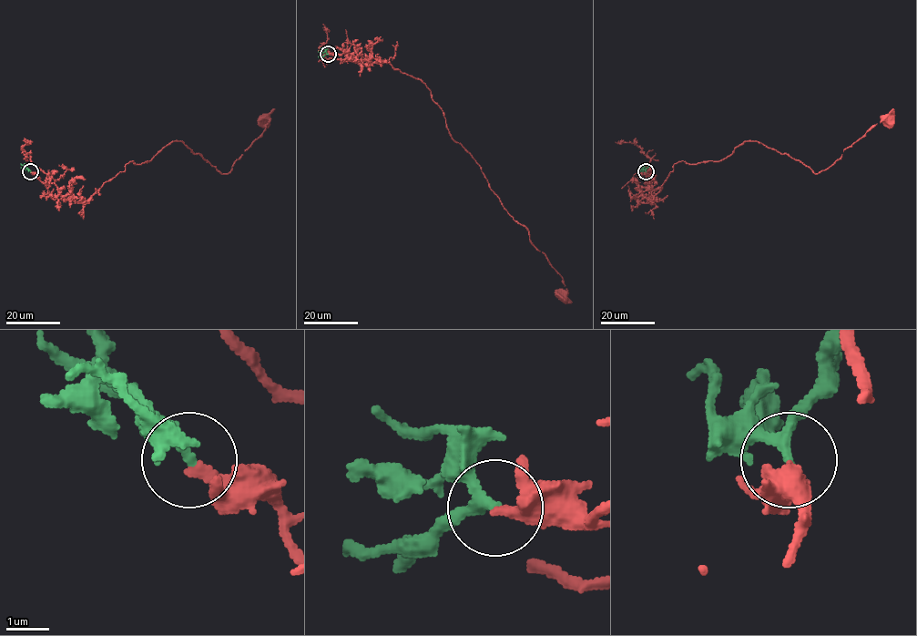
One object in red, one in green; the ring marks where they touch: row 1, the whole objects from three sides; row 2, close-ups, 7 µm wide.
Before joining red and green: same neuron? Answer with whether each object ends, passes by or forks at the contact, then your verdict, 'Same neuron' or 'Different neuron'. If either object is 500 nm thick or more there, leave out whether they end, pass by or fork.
At the ring red ends. At the ring green passes by. Same neuron

